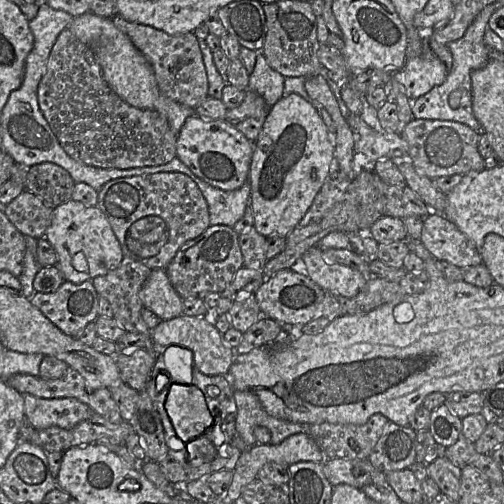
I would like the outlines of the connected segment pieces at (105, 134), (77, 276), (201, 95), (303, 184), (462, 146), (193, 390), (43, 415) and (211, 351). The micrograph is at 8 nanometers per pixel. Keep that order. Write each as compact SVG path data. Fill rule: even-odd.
M64 29L48 58L47 69L38 87L41 112L62 148L75 160L100 168L131 169L160 166L176 158L177 135L167 119L155 110L140 109L123 101L106 83L101 67L91 48Z
M73 199L53 209L44 237L56 251L56 266L64 280L74 284L107 274L124 258L120 242L104 213L97 206L86 206Z
M120 15L111 17L111 20L150 63L158 88L164 96L191 108L209 96L207 72L199 40L193 33L169 35L153 27L130 22Z
M283 96L270 107L254 143L249 182L254 228L264 237L289 235L310 208L332 169L335 146L317 109L302 96Z
M413 119L404 127L401 135L409 145L411 163L431 180L485 169L484 159L478 151L479 133L463 123Z
M172 382L165 408L177 436L185 443L214 428L202 391L193 384Z
M25 394L24 404L25 417L36 430L52 426L70 429L95 414L89 406L75 398L45 399Z
M181 315L162 320L152 329L152 342L157 354L165 354L166 349L171 345L190 349L193 352L195 367L203 374L210 376L227 374L236 356L235 350L224 343L222 334L205 317Z

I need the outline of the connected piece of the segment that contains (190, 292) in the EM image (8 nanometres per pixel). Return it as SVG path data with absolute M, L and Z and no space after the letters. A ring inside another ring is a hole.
M210 225L201 235L187 241L165 268L167 276L182 299L188 297L204 298L208 293L222 293L242 268L243 255L239 236L233 227Z

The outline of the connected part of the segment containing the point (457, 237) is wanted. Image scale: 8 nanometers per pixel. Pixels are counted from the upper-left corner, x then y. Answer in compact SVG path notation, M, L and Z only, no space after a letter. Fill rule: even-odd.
M430 213L424 218L420 240L435 259L461 269L482 263L481 255L471 240L443 215Z

